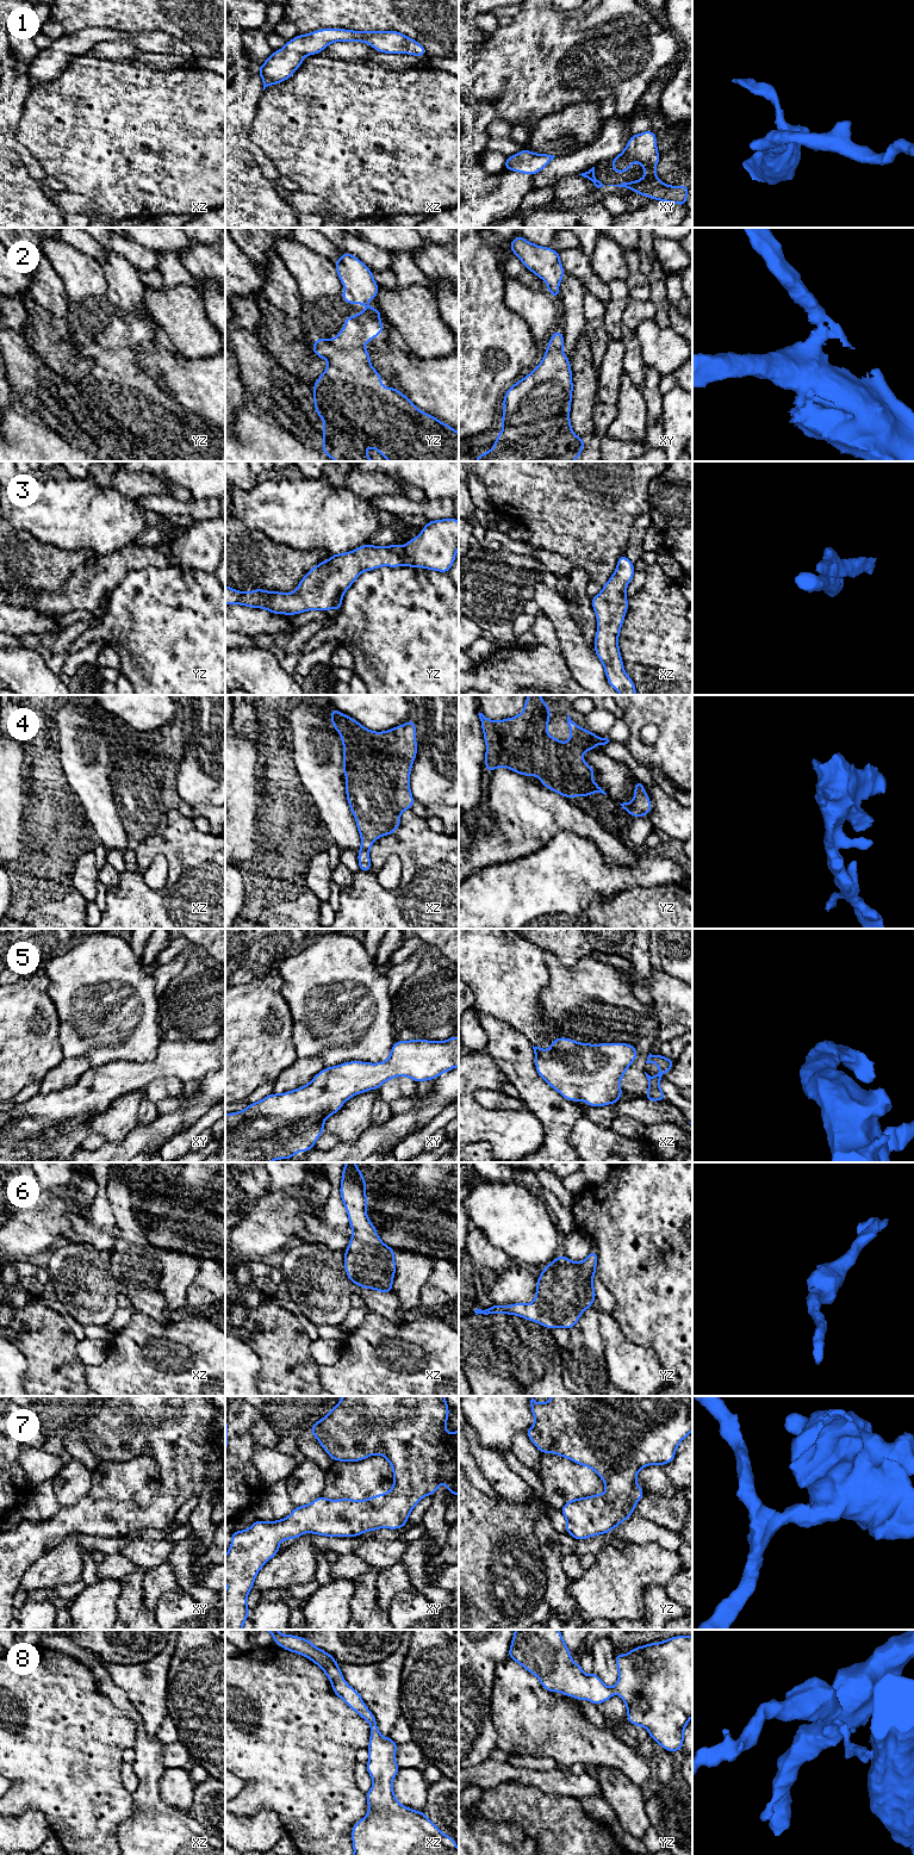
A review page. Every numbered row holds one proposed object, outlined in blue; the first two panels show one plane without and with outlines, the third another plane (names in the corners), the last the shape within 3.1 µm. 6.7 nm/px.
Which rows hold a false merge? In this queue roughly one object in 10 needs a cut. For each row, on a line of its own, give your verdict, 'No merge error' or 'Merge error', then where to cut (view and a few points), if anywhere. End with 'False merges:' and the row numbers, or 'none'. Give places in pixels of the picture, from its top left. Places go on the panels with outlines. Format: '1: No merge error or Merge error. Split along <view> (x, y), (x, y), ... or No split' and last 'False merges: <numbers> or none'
1: No merge error. No split
2: No merge error. No split
3: No merge error. No split
4: No merge error. No split
5: No merge error. No split
6: No merge error. No split
7: No merge error. No split
8: No merge error. No split
False merges: none

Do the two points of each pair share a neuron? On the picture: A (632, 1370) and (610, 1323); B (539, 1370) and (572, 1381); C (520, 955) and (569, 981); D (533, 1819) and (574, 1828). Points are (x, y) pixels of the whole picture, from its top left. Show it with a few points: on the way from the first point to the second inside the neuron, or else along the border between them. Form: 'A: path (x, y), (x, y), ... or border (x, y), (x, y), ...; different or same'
A: path (623, 1358), (611, 1335); same
B: border (560, 1351), (564, 1383); different
C: border (545, 950), (547, 986), (540, 997); different
D: path (543, 1819), (552, 1819), (564, 1828); same

